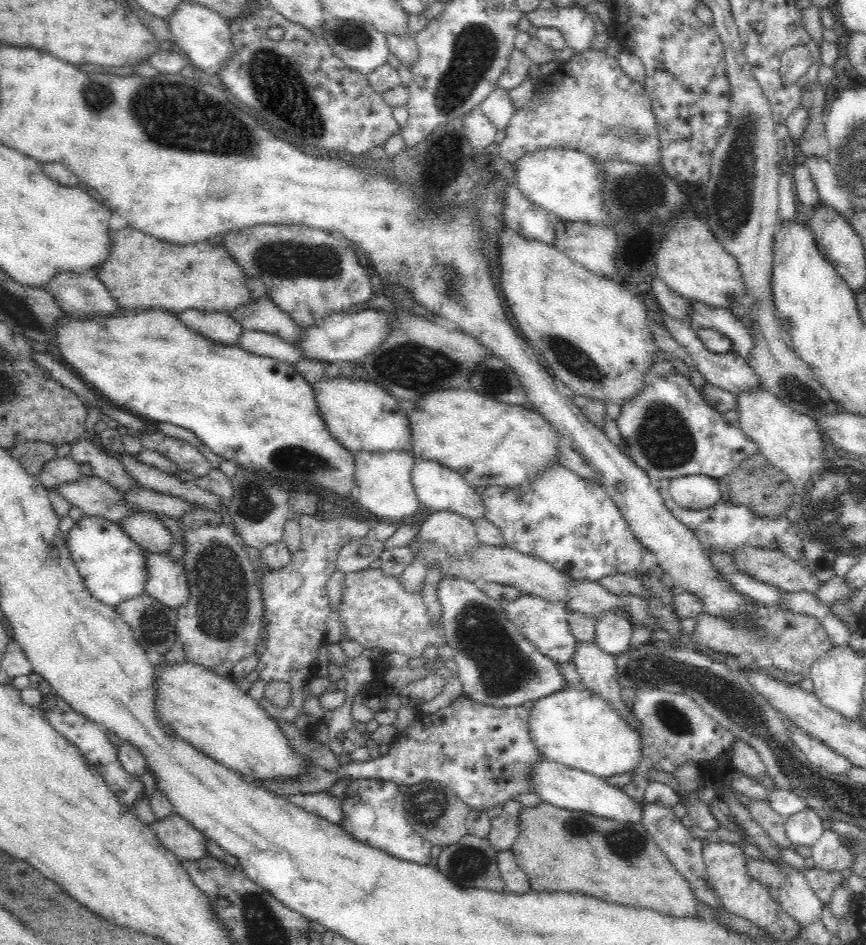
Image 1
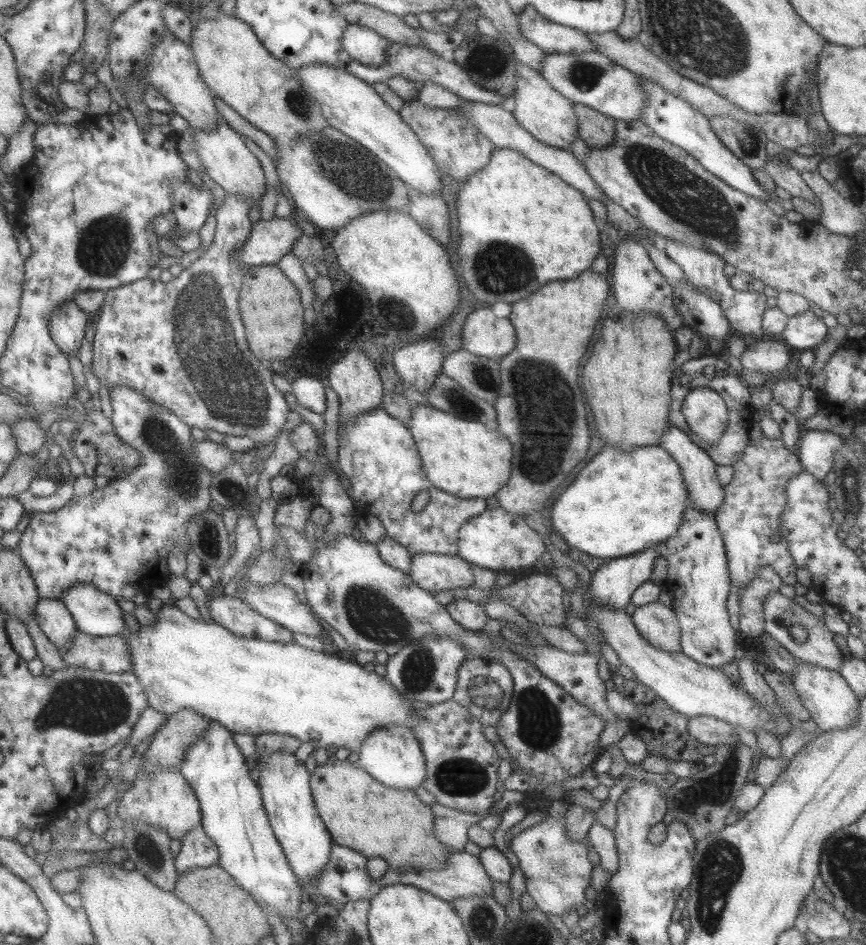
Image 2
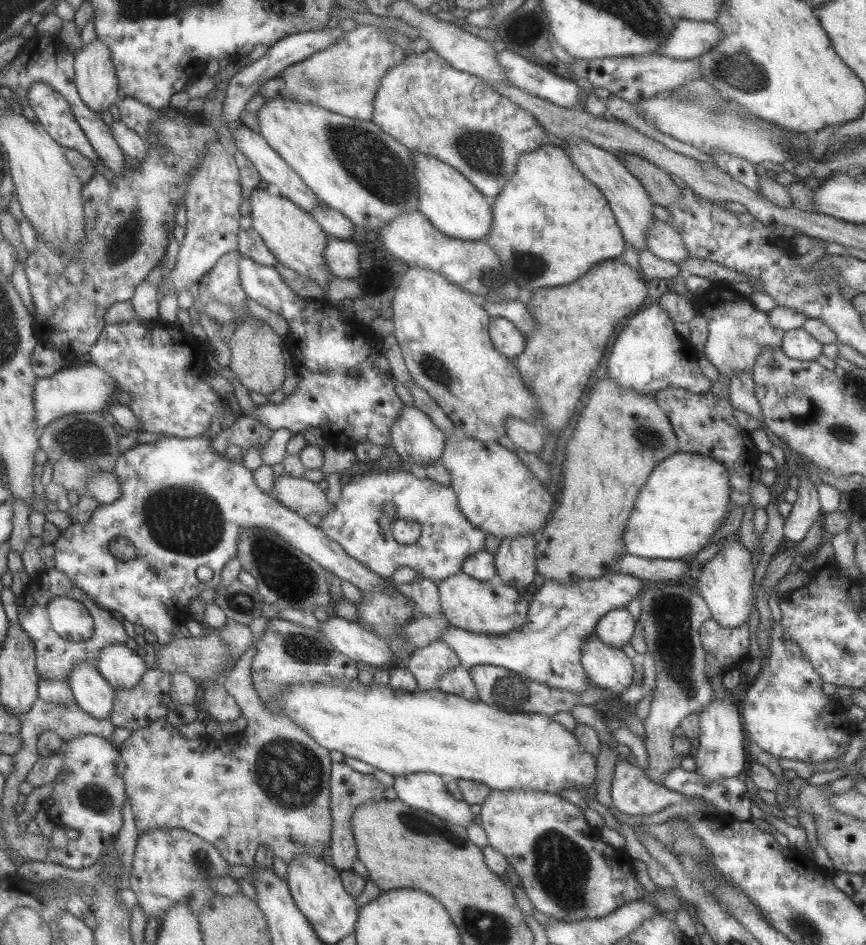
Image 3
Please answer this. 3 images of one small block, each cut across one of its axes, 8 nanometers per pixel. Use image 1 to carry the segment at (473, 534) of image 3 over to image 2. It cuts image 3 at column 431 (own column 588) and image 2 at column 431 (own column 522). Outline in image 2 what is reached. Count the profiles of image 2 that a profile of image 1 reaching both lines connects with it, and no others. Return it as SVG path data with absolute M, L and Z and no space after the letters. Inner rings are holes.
M382 406L370 408L359 416L354 416L348 422L338 420L337 432L339 434L338 465L343 476L349 480L349 489L345 491L360 515L363 517L375 515L383 526L386 536L404 546L412 555L427 552L455 556L458 551L459 528L471 517L483 513L486 509L485 504L487 504L485 499L468 498L465 500L435 488L426 478L425 471L422 470L422 462L409 429L405 428L396 418L391 418ZM421 490L427 490L429 499L421 512L413 512L411 502Z

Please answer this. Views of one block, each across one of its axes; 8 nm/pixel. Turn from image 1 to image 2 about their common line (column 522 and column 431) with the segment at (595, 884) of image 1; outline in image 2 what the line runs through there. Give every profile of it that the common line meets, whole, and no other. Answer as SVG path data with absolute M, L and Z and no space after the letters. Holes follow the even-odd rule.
M330 760L323 766L315 766L309 776L309 787L315 808L323 821L332 842L338 846L351 848L365 859L379 857L387 863L389 869L401 871L435 871L443 869L445 859L451 850L441 846L442 842L434 835L434 816L430 805L421 802L414 790L397 790L375 781L358 763L348 760Z

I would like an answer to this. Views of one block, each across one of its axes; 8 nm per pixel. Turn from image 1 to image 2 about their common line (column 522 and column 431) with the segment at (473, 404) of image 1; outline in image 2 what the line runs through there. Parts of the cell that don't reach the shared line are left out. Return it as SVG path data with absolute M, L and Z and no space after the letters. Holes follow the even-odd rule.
M418 405L410 416L409 432L416 444L422 470L426 478L439 490L448 492L457 498L489 498L505 483L510 475L512 444L499 431L489 430L480 422L461 419L431 406Z

